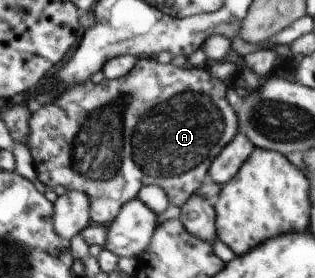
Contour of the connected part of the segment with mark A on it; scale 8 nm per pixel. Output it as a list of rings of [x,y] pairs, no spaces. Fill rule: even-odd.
[[[140,57],[136,60],[136,64],[124,75],[114,78],[102,80],[96,84],[92,80],[86,80],[86,82],[76,82],[72,84],[70,88],[66,88],[64,92],[61,92],[61,96],[57,97],[54,102],[50,102],[45,108],[37,106],[34,118],[32,118],[32,136],[30,136],[30,147],[32,154],[36,161],[36,172],[39,186],[47,190],[53,190],[56,186],[62,186],[66,190],[80,190],[88,196],[90,200],[90,218],[96,222],[96,224],[108,224],[119,215],[119,212],[124,206],[132,199],[136,199],[140,189],[146,185],[160,186],[166,192],[168,204],[171,206],[181,207],[186,204],[186,200],[195,194],[204,184],[210,176],[211,164],[216,158],[218,158],[223,148],[231,142],[237,135],[236,128],[236,114],[234,108],[228,104],[226,100],[226,84],[218,78],[214,78],[210,72],[208,72],[207,66],[203,67],[190,67],[180,68],[180,66],[174,66],[174,64],[161,64],[154,57]],[[144,118],[144,126],[138,126],[138,122]]]

